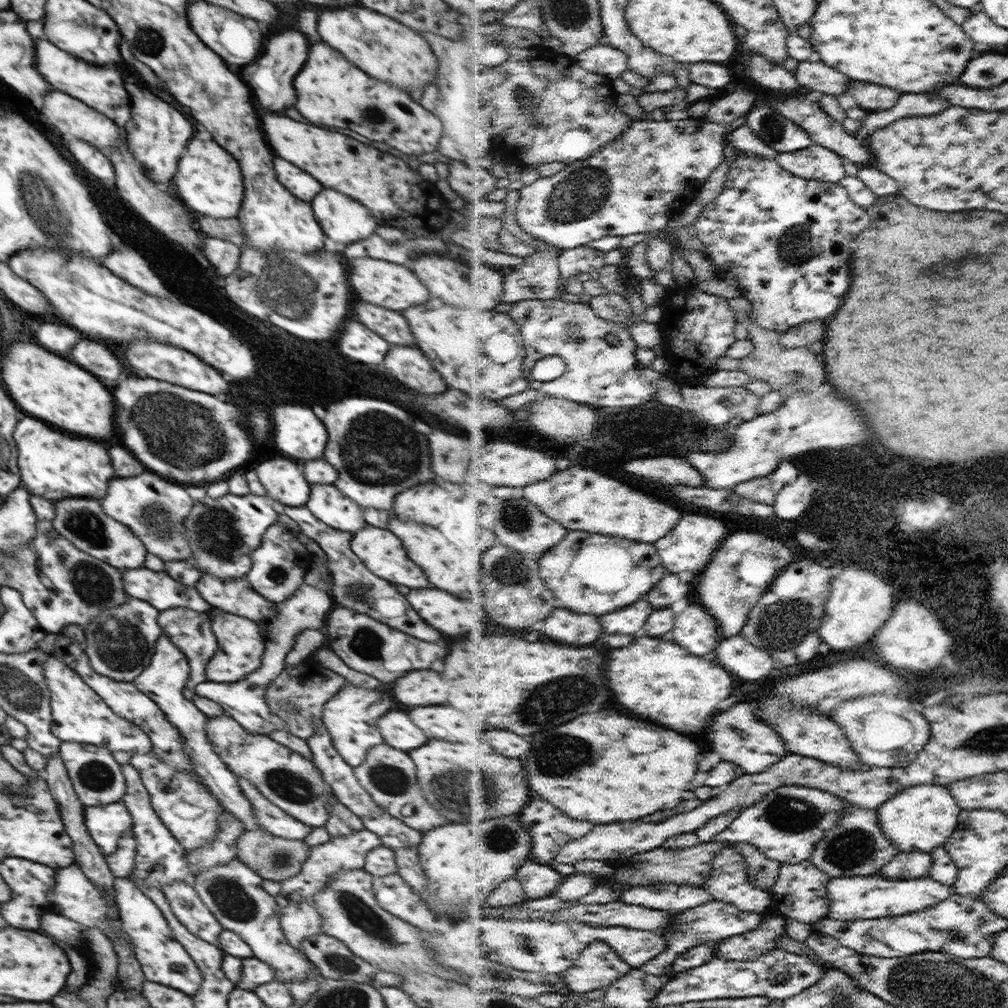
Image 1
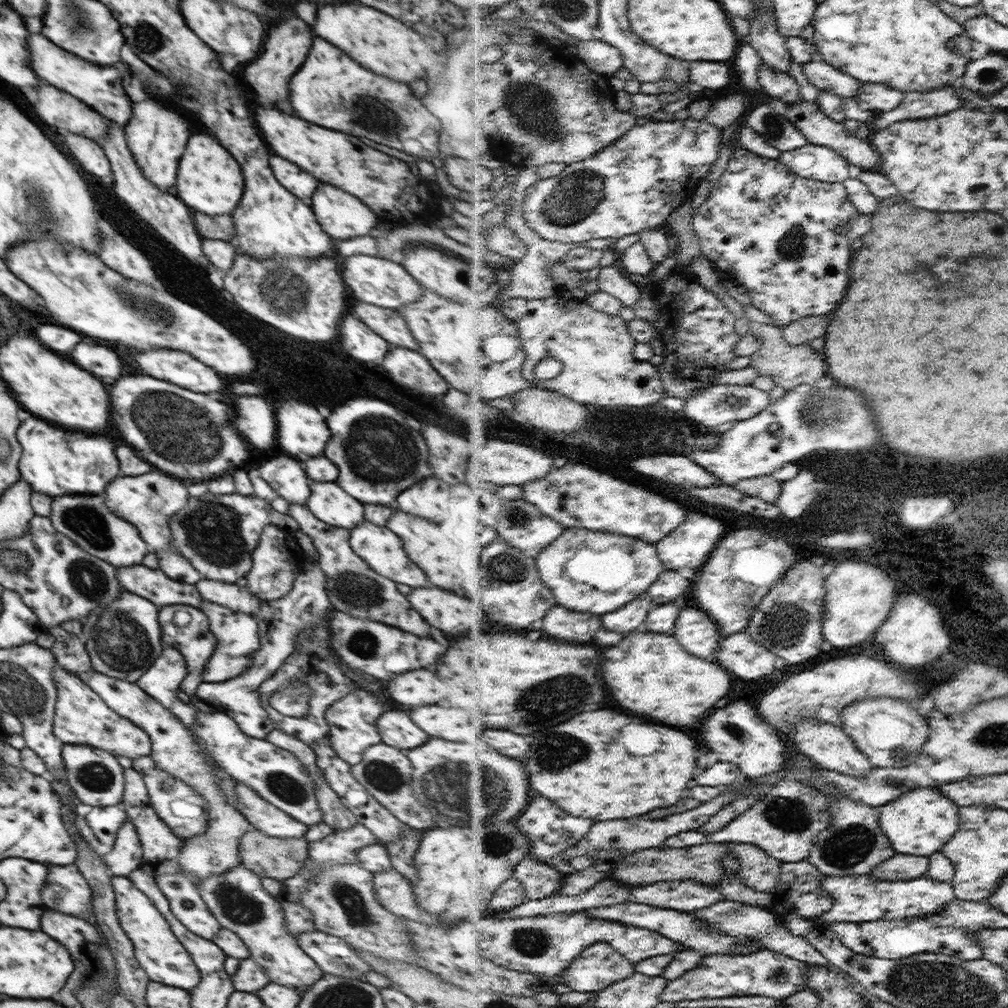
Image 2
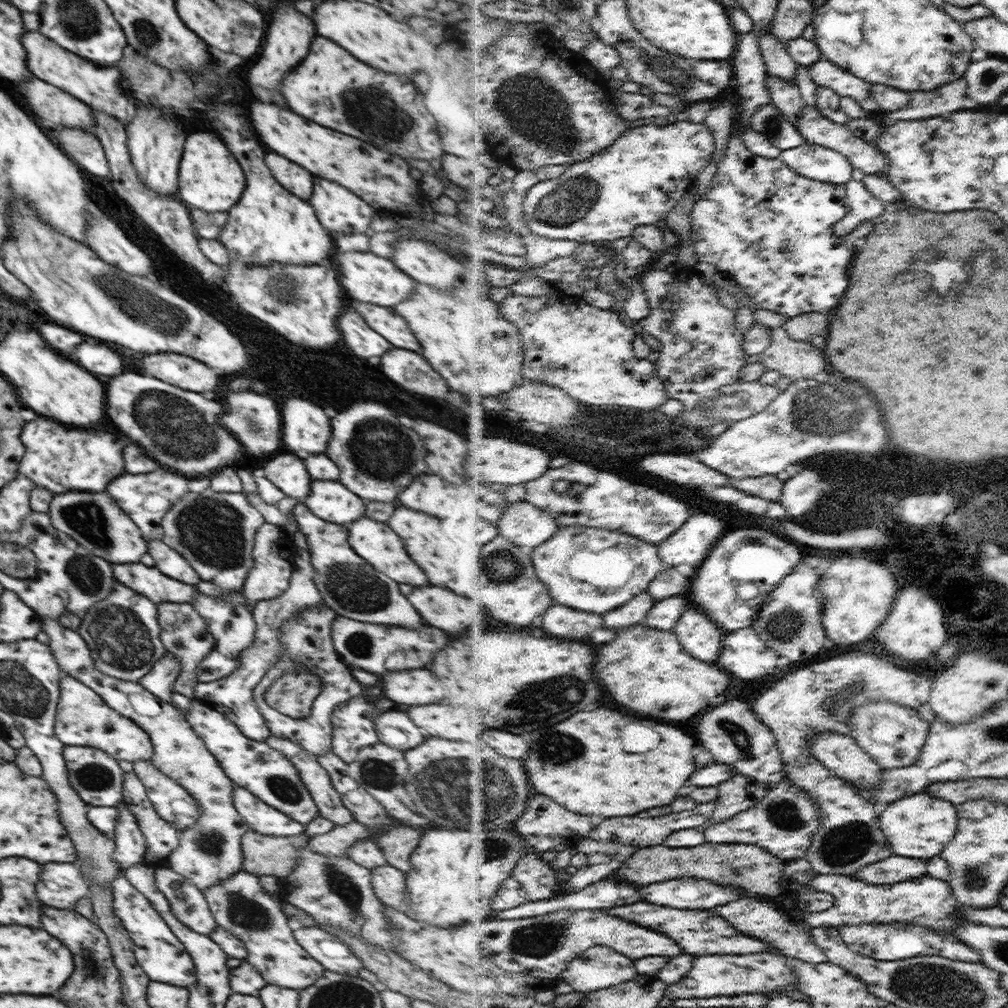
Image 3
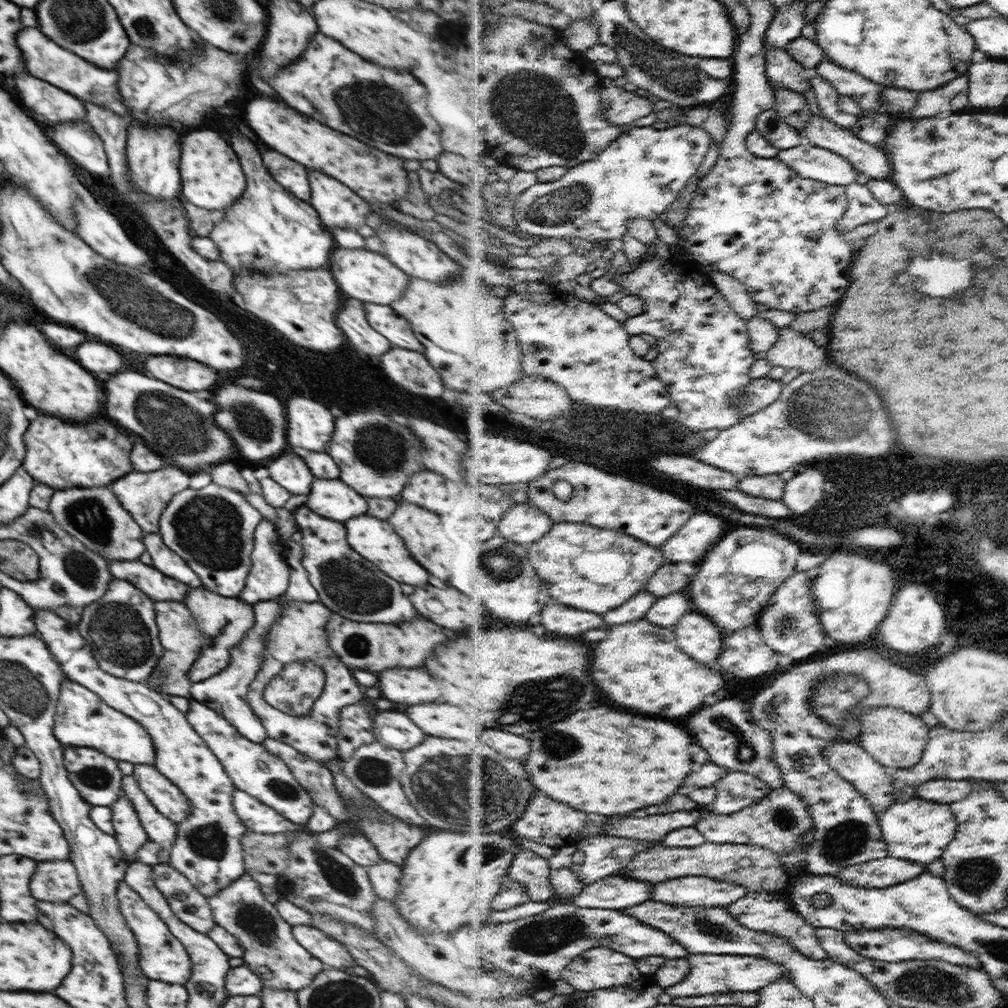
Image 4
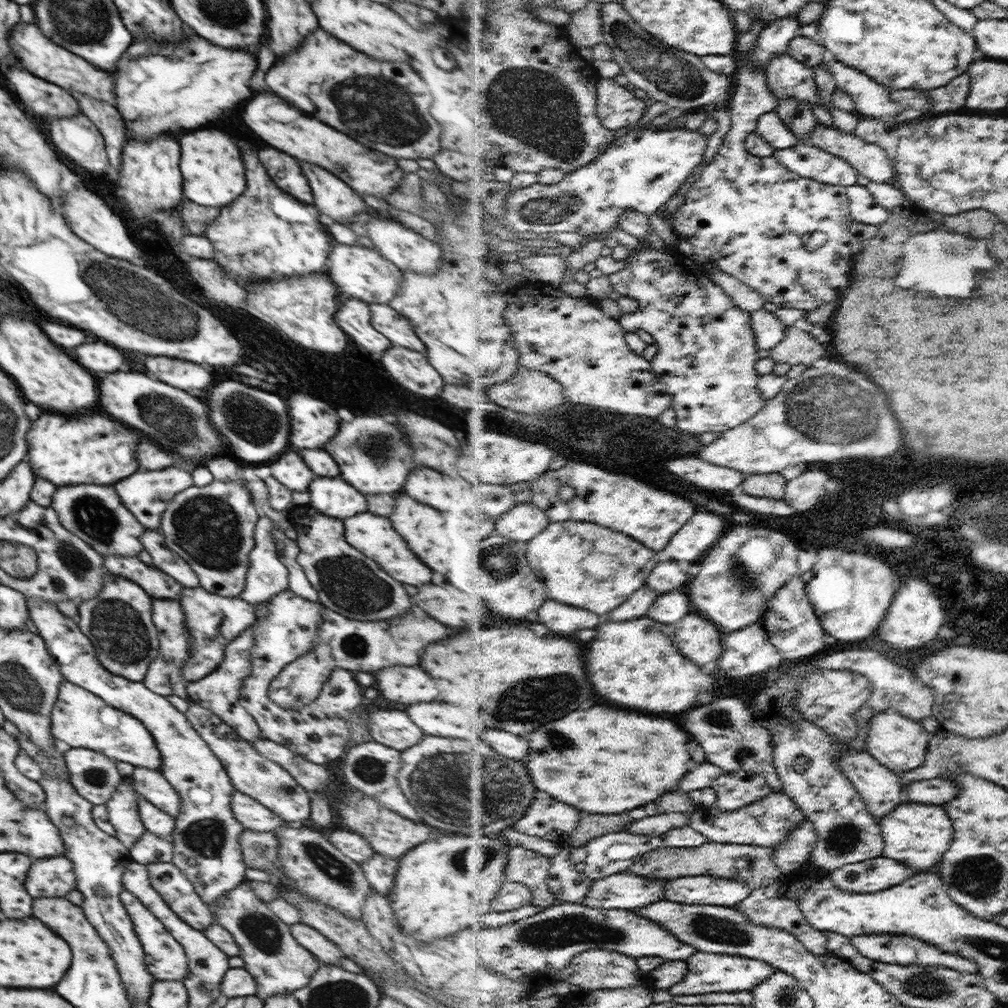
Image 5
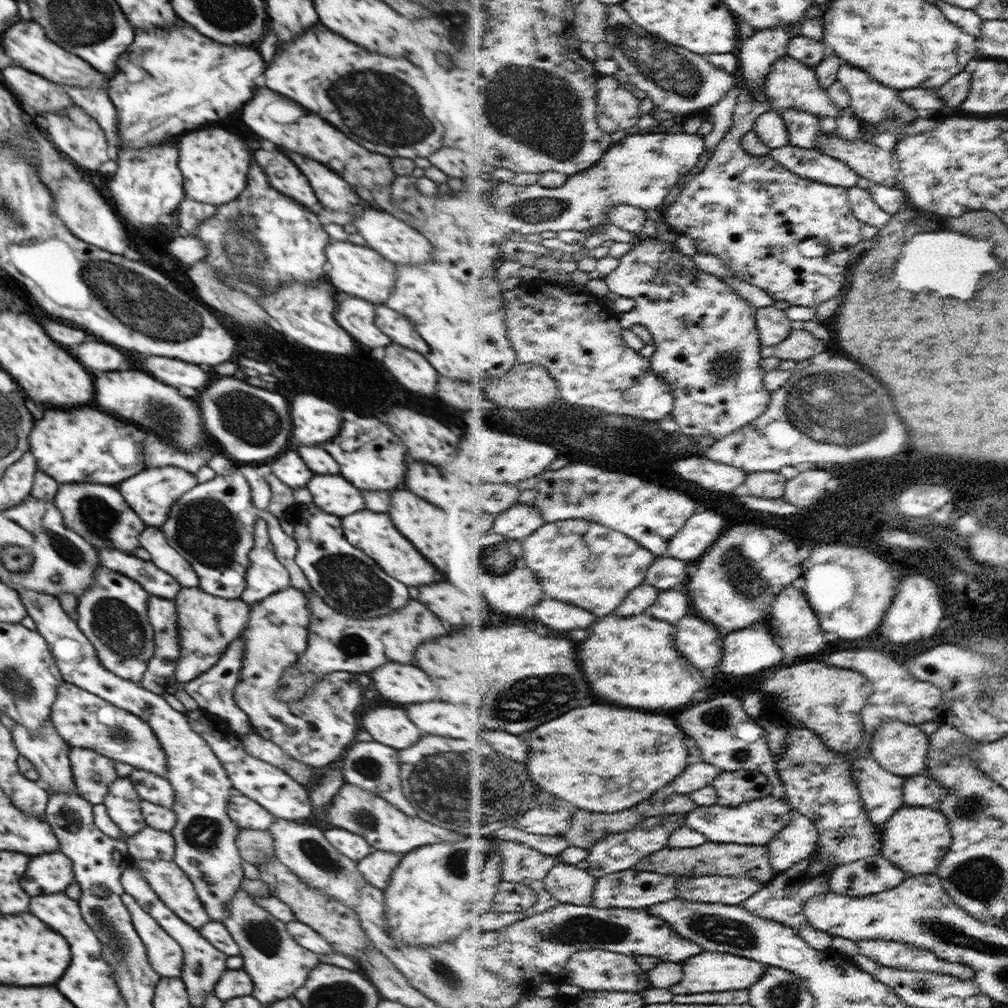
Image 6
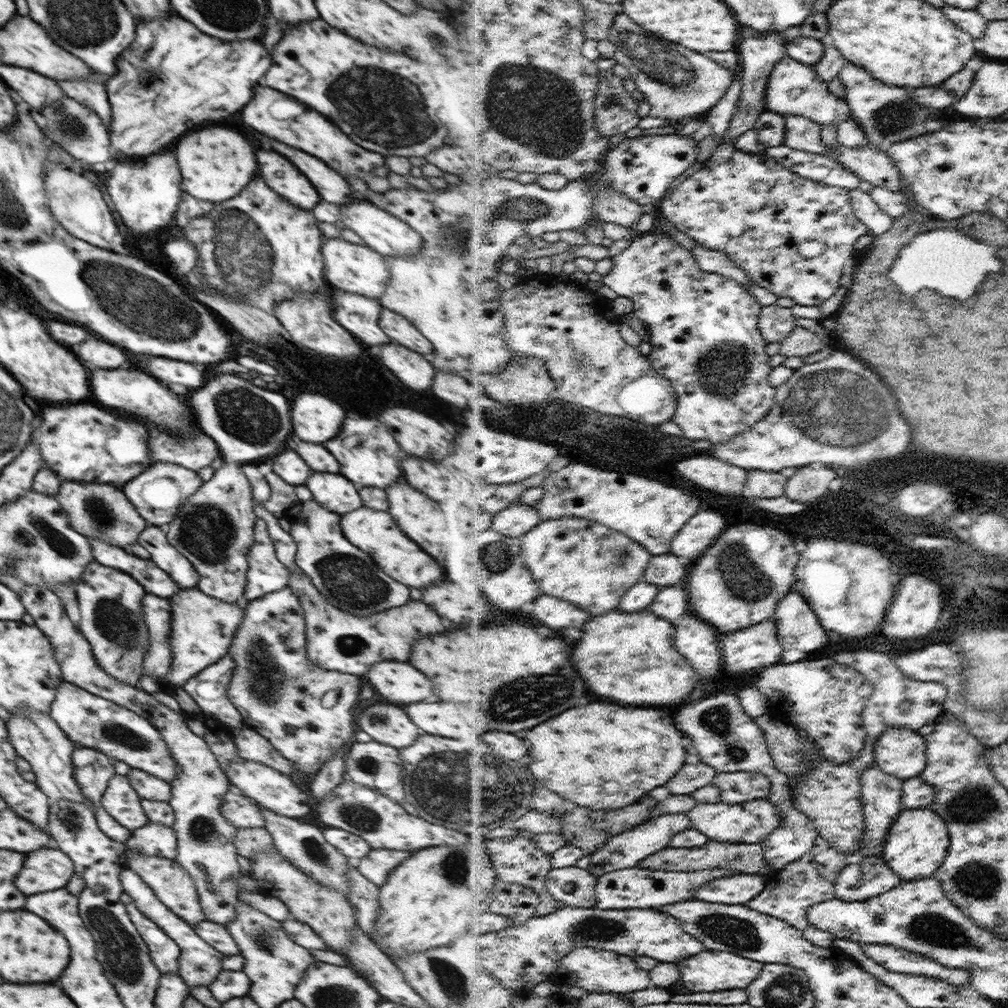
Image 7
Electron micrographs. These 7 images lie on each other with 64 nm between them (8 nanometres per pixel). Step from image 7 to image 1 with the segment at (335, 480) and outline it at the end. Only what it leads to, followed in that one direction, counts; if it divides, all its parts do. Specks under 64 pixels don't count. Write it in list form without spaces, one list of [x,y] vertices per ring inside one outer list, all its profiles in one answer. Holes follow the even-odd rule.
[[[314,484],[311,490],[305,505],[318,520],[346,532],[356,532],[364,528],[366,522],[362,518],[362,508],[350,498],[346,498],[336,486]]]

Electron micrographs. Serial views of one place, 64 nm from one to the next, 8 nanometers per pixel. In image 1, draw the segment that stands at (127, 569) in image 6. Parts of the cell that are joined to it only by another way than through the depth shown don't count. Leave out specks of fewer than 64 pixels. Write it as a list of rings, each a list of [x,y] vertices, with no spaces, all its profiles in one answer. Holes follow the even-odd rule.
[[[136,568],[123,570],[121,577],[128,596],[146,600],[158,610],[184,607],[206,613],[211,607],[207,600],[202,600],[195,585],[180,584],[165,571],[152,572],[148,568]]]

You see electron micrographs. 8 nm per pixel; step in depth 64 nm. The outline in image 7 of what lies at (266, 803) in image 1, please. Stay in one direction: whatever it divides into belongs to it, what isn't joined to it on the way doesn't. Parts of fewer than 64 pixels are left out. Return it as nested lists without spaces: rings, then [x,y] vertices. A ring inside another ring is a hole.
[[[229,790],[223,796],[219,809],[221,815],[238,829],[264,828],[265,818],[261,813],[262,807],[238,791]]]

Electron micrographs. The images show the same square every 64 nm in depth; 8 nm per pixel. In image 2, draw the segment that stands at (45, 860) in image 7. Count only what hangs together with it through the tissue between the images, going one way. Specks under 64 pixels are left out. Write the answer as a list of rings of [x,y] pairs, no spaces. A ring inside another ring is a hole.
[[[72,863],[67,865],[47,865],[47,867],[46,884],[45,887],[41,888],[42,902],[44,902],[47,909],[62,912],[62,914],[74,916],[74,918],[86,919],[86,922],[88,922],[88,916],[92,916],[94,924],[96,924],[91,886],[76,868],[76,865]]]

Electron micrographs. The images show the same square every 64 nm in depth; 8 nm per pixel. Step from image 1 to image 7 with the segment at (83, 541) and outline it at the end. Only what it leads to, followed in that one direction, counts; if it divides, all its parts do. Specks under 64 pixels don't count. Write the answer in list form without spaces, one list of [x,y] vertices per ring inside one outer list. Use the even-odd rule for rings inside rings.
[[[65,481],[54,498],[62,505],[63,511],[68,515],[70,526],[76,532],[86,538],[97,538],[124,550],[136,544],[139,534],[148,526],[147,520],[140,516],[122,489],[110,484]]]

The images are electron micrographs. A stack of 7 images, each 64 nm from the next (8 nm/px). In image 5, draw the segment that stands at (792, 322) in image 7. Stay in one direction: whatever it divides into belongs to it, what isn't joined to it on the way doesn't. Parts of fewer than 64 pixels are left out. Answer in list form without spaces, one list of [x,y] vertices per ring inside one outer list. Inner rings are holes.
[[[766,309],[753,312],[753,325],[757,332],[759,349],[770,351],[784,342],[789,329],[789,326],[786,326],[774,311]]]

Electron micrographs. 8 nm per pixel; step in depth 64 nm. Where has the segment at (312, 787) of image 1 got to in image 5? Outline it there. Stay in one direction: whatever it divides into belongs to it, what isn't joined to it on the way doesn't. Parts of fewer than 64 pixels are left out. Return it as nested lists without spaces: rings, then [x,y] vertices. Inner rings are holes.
[[[192,702],[185,715],[196,732],[209,744],[212,752],[218,757],[236,791],[257,800],[262,806],[287,822],[301,822],[310,818],[310,793],[300,786],[285,768],[258,754],[247,740],[244,740],[229,724],[210,710]]]

